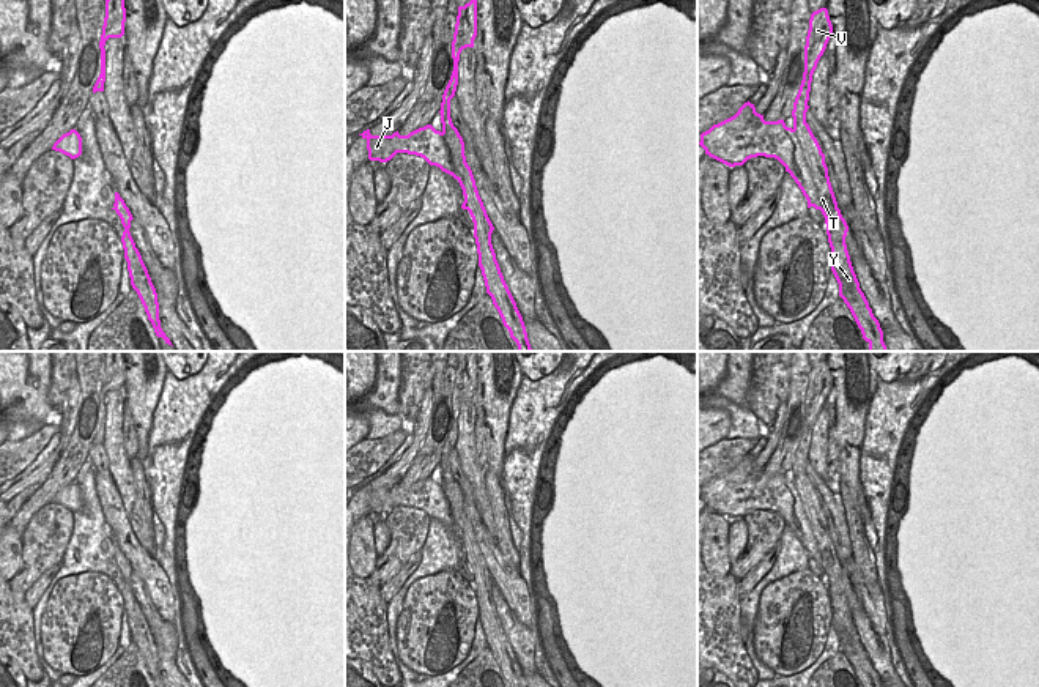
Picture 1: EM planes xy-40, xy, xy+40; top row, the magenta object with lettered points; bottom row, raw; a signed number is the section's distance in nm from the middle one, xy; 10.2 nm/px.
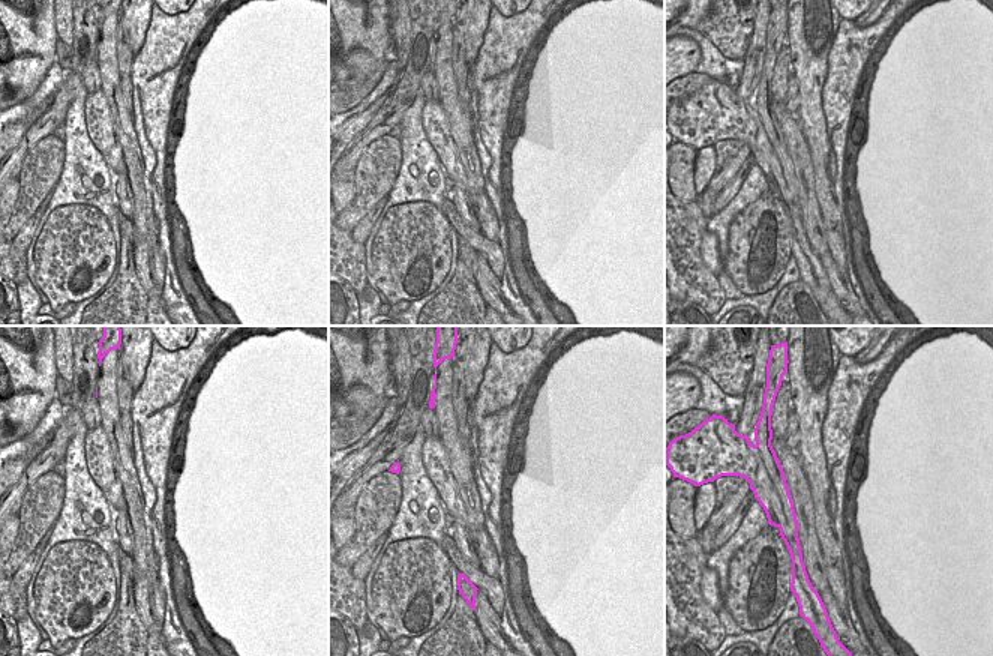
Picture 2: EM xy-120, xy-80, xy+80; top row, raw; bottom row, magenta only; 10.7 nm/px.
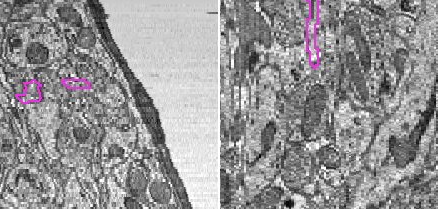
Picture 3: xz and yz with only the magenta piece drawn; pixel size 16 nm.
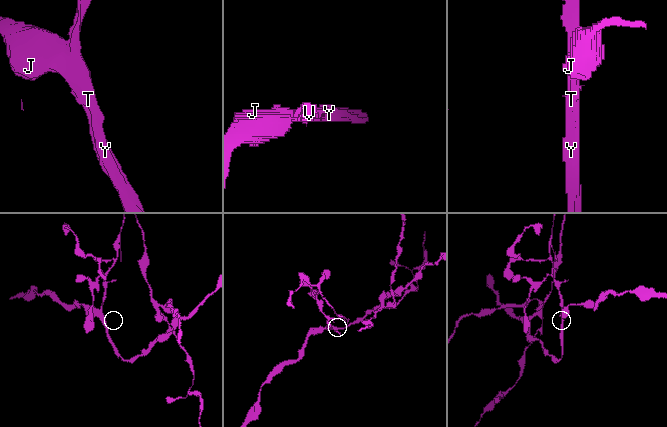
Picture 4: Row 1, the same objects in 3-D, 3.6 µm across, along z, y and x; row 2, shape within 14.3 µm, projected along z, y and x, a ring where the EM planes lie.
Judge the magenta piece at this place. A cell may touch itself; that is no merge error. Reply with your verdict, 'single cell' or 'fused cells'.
fused cells

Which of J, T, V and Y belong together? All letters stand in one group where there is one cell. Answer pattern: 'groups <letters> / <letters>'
groups J Y / T V

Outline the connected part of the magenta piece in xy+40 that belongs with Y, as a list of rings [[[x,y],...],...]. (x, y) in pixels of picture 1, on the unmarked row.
[[[836,563],[833,567],[823,567],[823,570],[833,610],[831,624],[839,637],[839,649],[850,662],[861,687],[883,687],[853,624],[845,597],[849,578],[842,570],[841,563]]]

